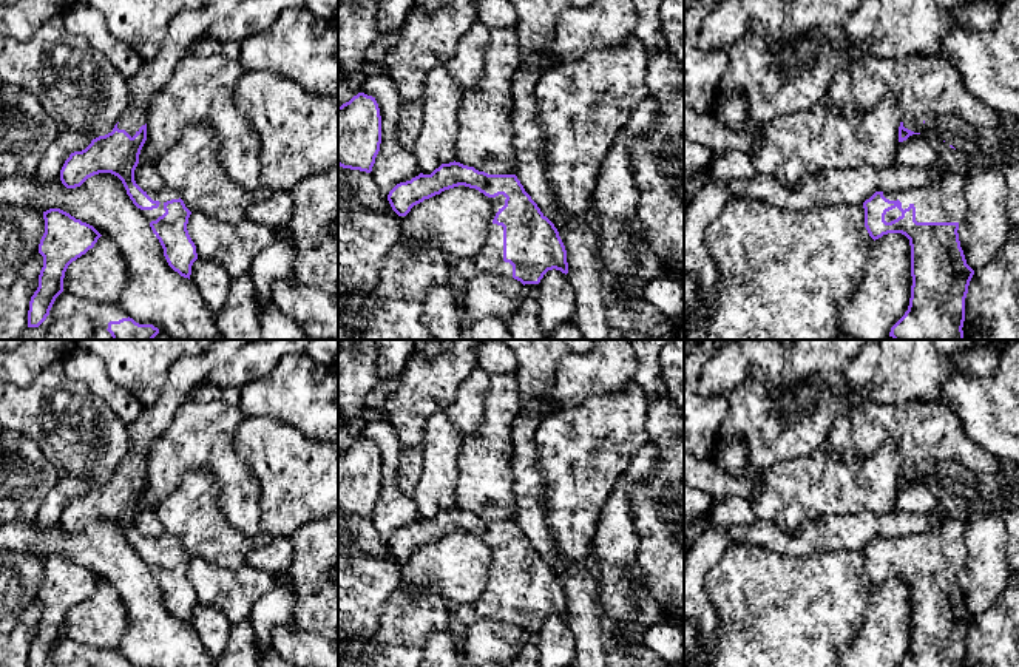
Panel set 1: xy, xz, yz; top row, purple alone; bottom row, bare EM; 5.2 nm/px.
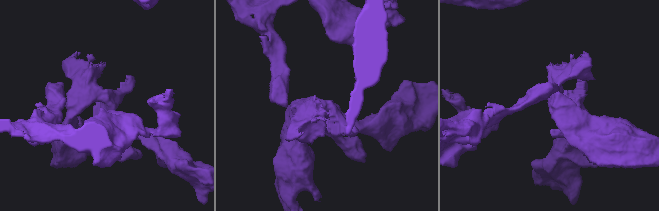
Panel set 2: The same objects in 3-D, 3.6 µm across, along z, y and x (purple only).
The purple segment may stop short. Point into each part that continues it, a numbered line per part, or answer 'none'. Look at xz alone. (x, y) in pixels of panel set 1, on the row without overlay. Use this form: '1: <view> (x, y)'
1: xz (490, 604)

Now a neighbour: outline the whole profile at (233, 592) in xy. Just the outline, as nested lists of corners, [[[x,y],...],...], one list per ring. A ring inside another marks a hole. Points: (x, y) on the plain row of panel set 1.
[[[191,557],[187,576],[198,604],[219,610],[232,625],[249,619],[255,602],[276,587],[275,576],[247,562],[230,570]]]

